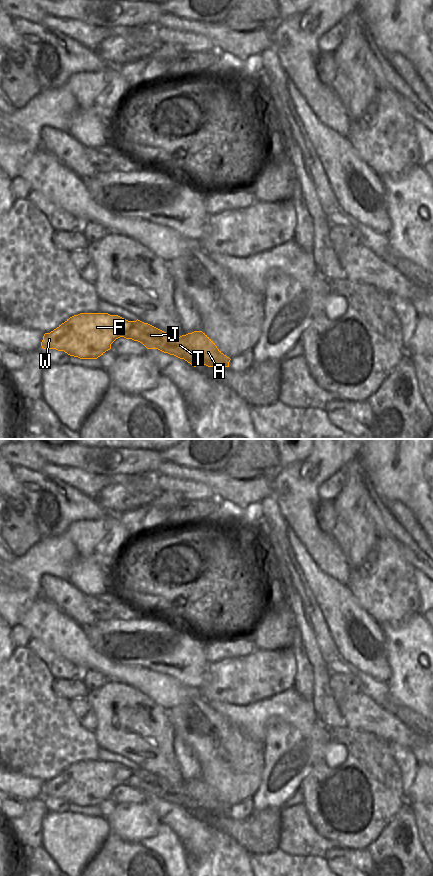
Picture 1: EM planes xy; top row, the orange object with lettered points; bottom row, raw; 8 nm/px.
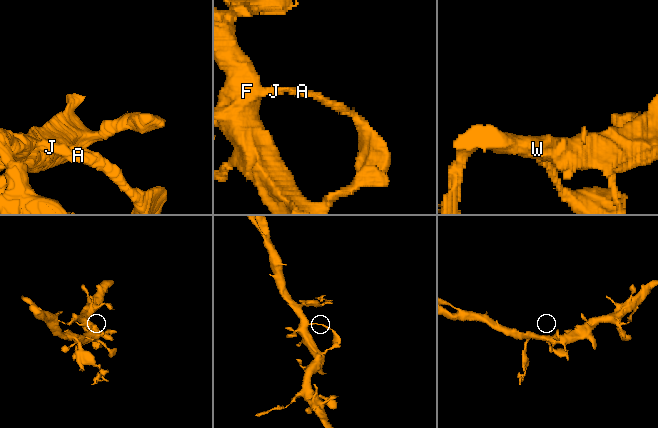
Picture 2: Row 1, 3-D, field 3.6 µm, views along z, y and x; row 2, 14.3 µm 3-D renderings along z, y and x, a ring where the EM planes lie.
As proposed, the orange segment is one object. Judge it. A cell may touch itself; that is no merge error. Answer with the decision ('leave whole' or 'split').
leave whole

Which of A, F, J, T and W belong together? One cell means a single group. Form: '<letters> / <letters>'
A F J T W

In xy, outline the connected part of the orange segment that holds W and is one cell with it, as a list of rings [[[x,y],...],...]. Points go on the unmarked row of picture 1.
[[[108,761],[74,763],[50,781],[45,781],[41,794],[64,799],[80,807],[97,807],[120,785],[138,789],[147,797],[158,797],[184,807],[194,815],[229,815],[231,808],[202,779],[172,785],[138,767],[128,769]]]

